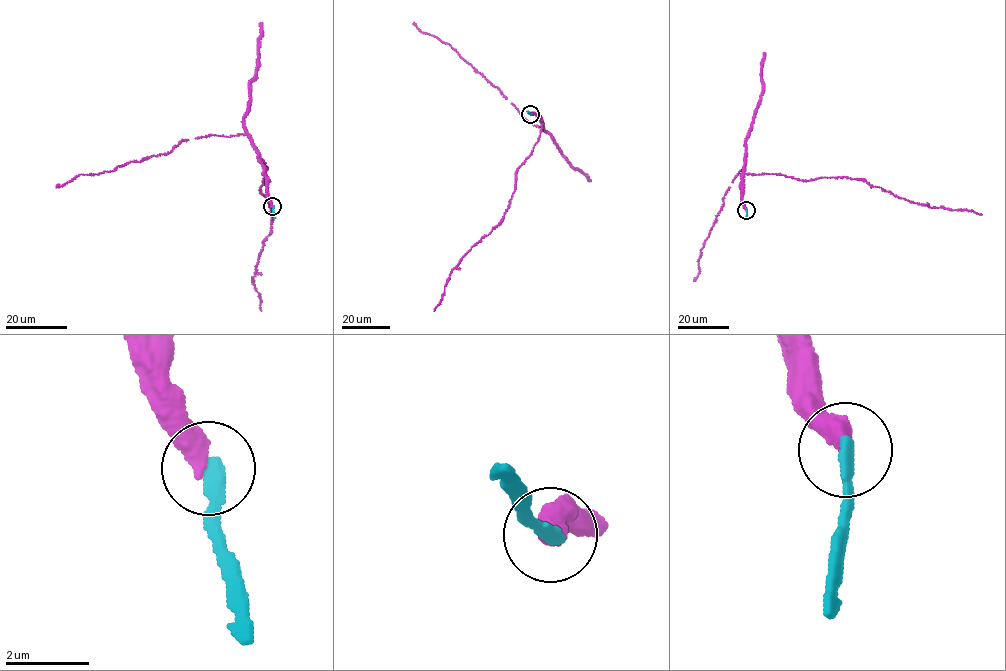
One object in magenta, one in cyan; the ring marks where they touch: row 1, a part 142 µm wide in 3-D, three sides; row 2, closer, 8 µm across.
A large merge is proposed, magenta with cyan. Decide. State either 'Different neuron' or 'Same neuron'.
Same neuron

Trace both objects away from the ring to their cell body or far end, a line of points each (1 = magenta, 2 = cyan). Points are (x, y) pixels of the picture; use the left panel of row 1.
1: (272, 206), (260, 157), (267, 167), (260, 188), (269, 198), (272, 220), (252, 278), (261, 297), (261, 311)
2: (272, 206), (275, 218)

